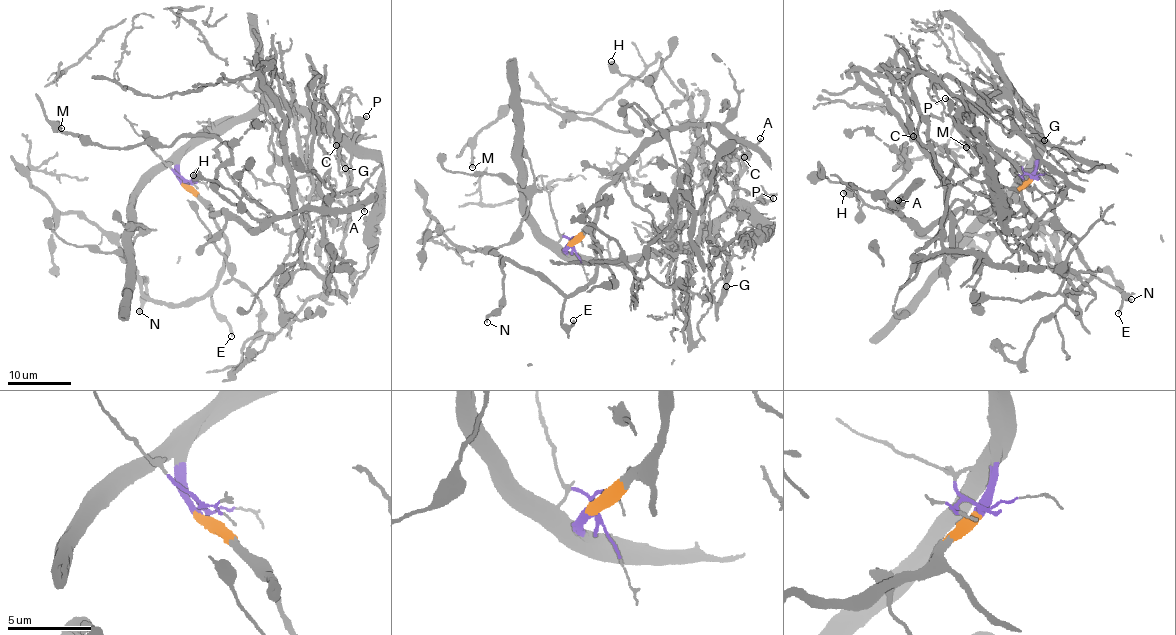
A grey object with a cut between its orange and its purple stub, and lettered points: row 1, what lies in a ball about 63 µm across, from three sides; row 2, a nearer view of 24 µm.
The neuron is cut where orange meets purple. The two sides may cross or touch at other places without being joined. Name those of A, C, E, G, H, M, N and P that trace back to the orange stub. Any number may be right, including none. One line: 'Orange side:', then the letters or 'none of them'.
Orange side: A, E, H, M, N

